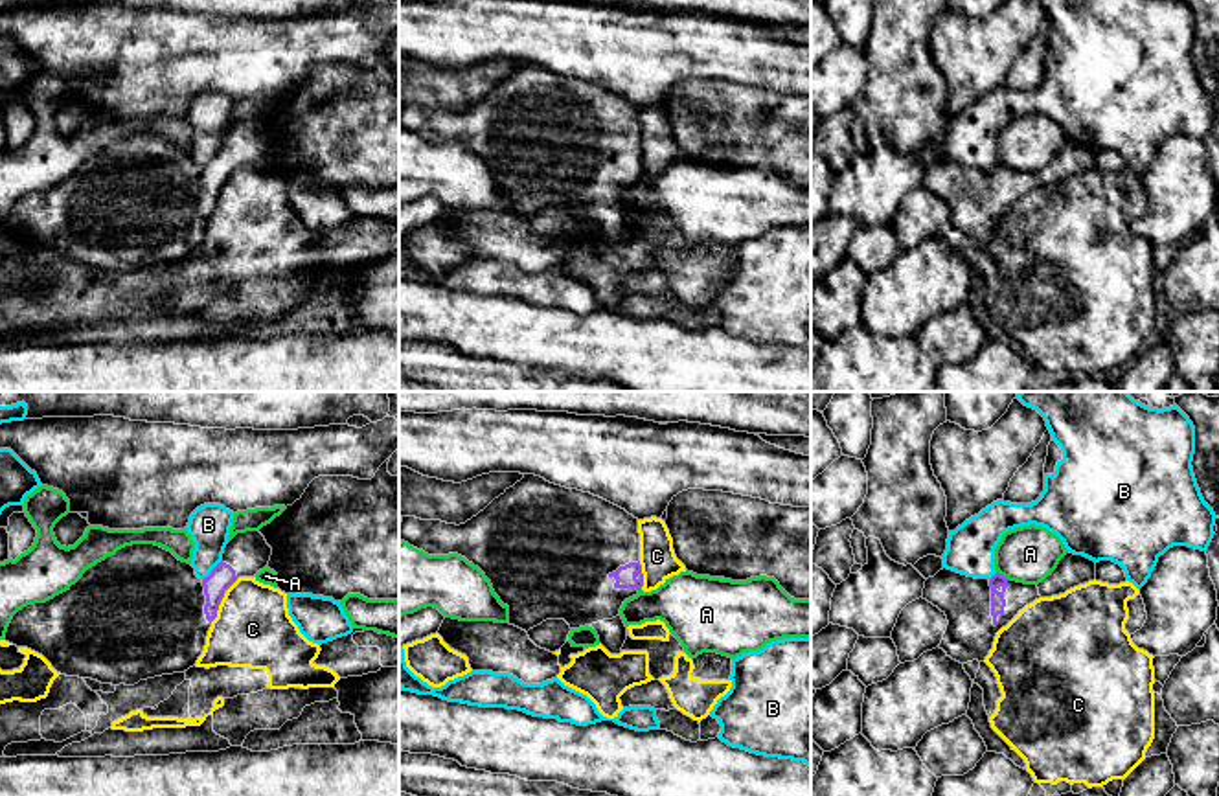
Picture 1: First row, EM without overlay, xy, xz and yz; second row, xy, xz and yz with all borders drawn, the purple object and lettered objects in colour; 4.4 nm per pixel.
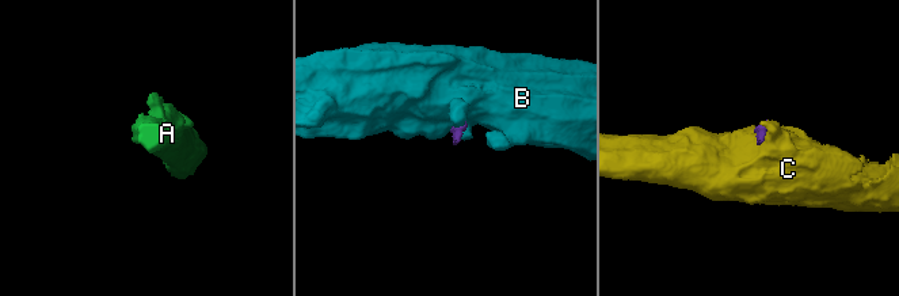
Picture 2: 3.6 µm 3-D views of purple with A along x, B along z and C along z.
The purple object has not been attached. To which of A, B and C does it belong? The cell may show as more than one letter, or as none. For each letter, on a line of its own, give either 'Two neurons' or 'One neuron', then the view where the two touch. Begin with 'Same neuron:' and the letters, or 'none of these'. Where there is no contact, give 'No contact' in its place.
Same neuron: none of these
A: Two neurons. Touches purple in yz
B: Two neurons. Touches purple in xy
C: Two neurons. Touches purple in xy

